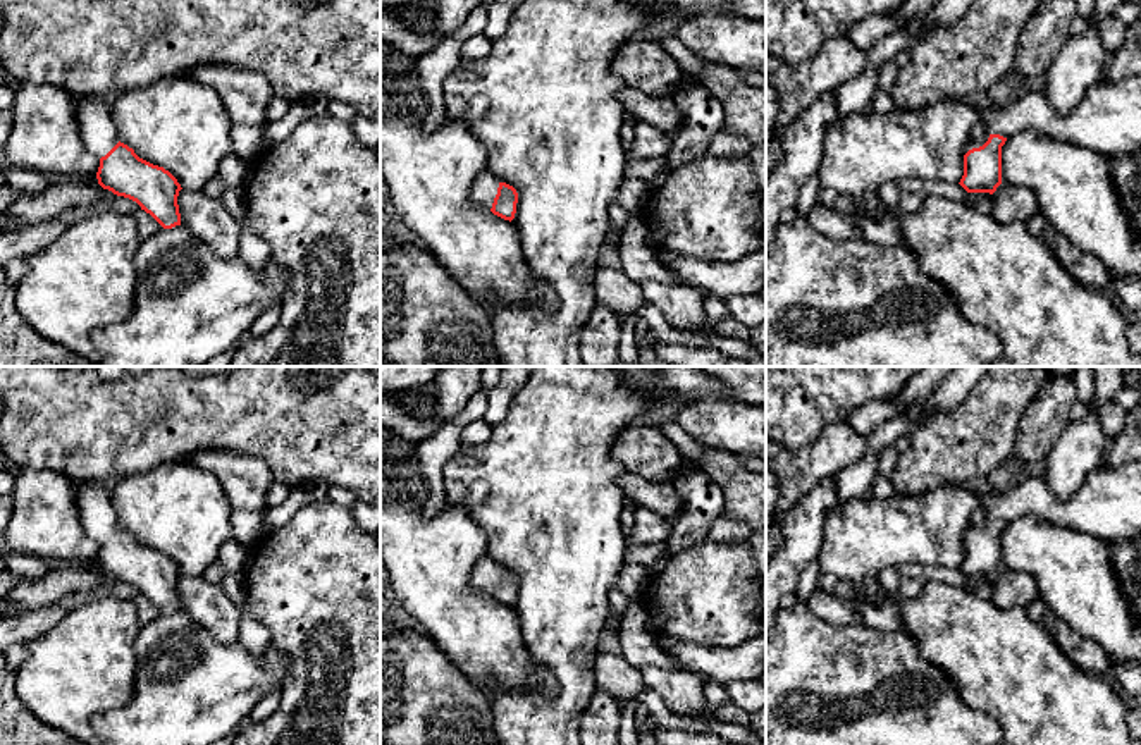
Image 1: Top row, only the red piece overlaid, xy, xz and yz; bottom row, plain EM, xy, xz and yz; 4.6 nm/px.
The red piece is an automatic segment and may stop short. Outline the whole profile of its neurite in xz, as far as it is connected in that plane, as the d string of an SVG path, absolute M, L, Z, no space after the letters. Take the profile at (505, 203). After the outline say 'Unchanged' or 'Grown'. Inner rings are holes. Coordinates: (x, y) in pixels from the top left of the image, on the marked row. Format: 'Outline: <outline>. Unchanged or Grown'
Outline: M484 170L472 193L473 205L490 210L494 215L513 220L516 213L518 193L513 186L501 182L497 177Z. Grown

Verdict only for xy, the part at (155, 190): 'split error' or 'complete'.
split error

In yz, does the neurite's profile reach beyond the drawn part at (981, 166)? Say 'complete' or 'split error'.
split error

